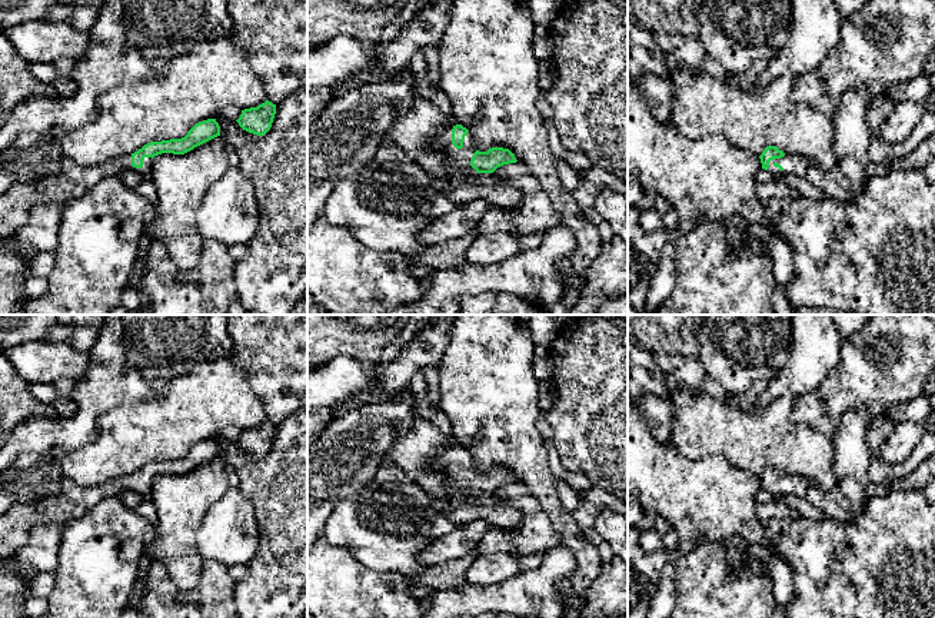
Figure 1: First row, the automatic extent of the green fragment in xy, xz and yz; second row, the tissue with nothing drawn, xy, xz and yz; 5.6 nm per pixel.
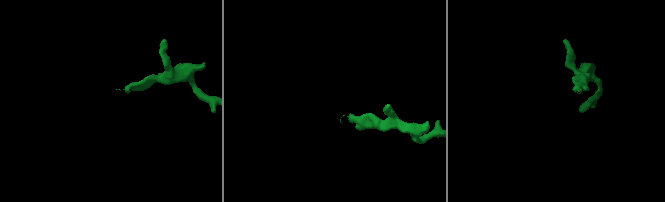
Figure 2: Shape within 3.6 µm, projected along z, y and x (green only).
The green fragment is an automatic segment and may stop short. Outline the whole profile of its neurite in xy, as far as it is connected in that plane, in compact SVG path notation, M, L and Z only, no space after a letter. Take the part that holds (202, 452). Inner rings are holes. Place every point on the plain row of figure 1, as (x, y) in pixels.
M207 439L196 443L182 459L150 462L132 475L93 488L83 488L63 476L57 495L34 504L14 504L0 514L0 564L26 544L29 531L37 525L66 524L83 516L104 498L119 496L126 491L150 495L154 476L184 475L217 456L219 443L216 439Z

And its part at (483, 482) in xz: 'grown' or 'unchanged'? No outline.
grown

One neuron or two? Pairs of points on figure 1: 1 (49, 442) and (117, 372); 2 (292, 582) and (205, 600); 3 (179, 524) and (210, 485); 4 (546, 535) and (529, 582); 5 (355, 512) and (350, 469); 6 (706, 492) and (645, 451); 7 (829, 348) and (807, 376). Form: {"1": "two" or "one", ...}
{"1": "one", "2": "two", "3": "one", "4": "two", "5": "two", "6": "one", "7": "one"}

